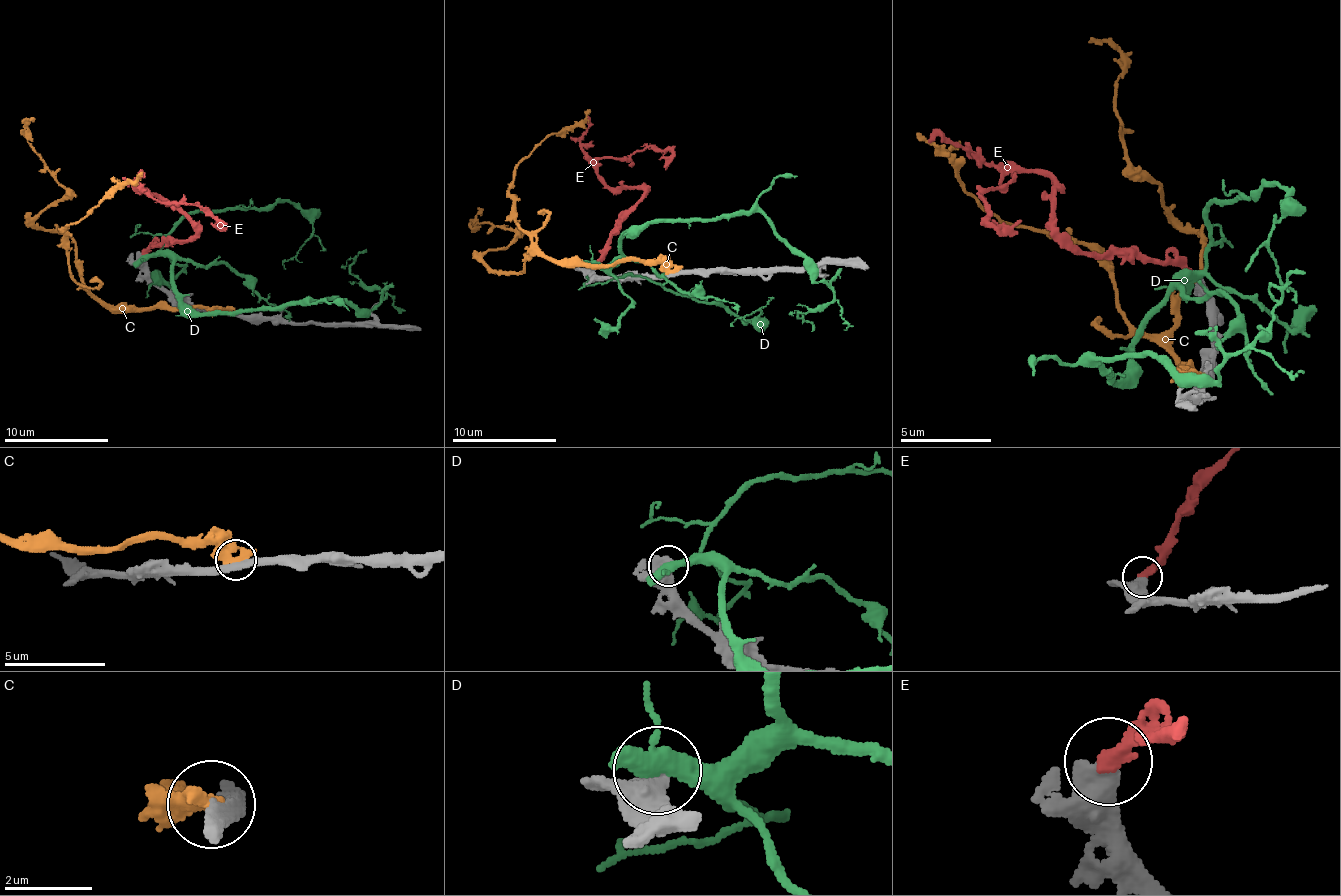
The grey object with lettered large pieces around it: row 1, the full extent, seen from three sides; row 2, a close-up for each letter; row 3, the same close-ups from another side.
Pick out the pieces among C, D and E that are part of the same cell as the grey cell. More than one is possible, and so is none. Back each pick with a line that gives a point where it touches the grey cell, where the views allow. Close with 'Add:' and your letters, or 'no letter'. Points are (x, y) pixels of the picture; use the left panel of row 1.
E: (144, 252)
Add: E

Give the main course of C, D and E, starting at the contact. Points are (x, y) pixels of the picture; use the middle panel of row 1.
C: (671, 272), (648, 261), (530, 256), (523, 272), (491, 272), (481, 261), (515, 233), (478, 227), (478, 207)
D: (593, 266), (611, 264), (619, 240), (645, 225), (760, 212), (833, 293), (827, 303), (799, 313), (812, 332)
E: (593, 266), (614, 225), (642, 194), (611, 188), (598, 162), (650, 147), (666, 157), (666, 170)

